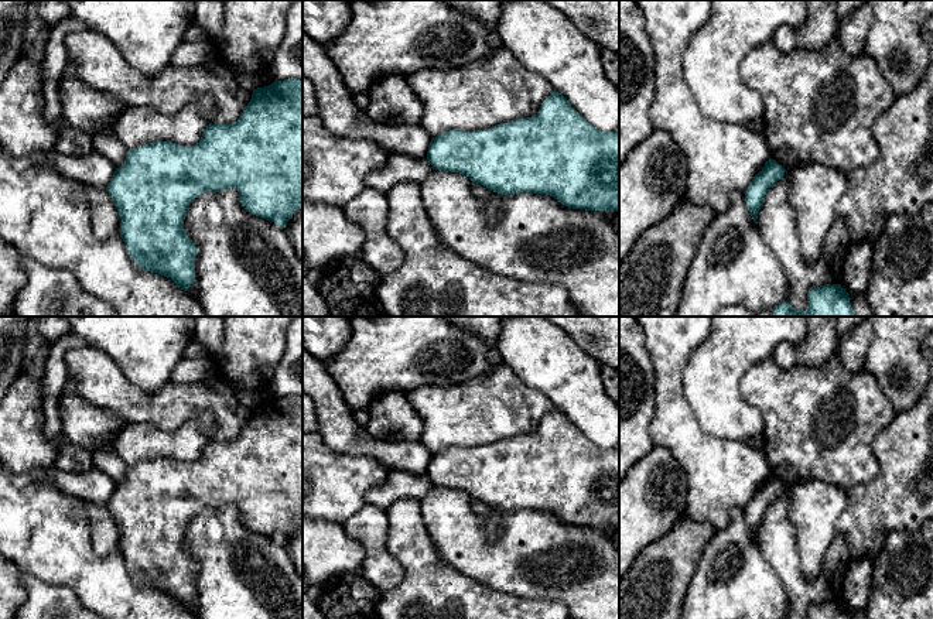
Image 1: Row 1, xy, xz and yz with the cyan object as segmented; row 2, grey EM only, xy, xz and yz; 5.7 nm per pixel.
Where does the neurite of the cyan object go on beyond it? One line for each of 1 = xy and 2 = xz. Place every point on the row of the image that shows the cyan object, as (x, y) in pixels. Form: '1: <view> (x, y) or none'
1: none
2: none

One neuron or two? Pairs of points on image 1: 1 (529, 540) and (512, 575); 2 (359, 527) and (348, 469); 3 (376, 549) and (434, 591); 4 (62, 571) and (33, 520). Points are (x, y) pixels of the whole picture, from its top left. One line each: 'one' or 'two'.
1: one
2: two
3: two
4: one

